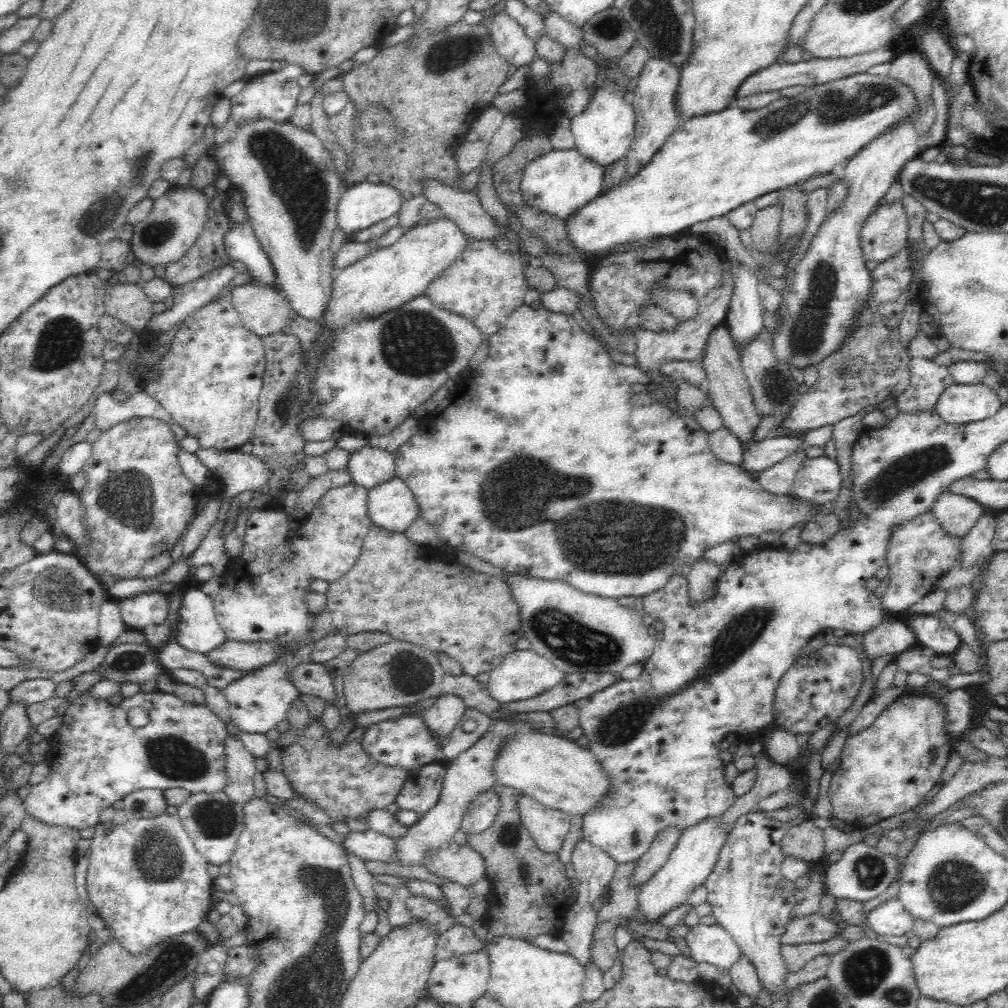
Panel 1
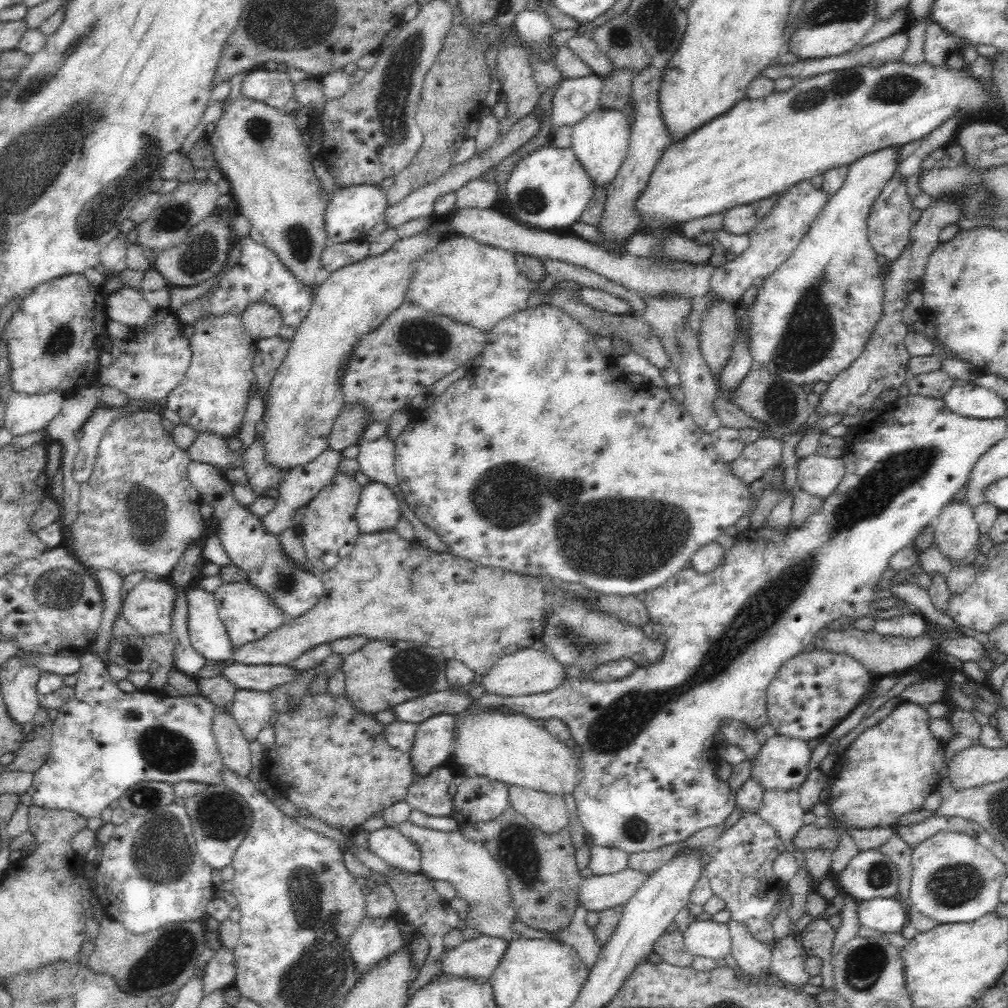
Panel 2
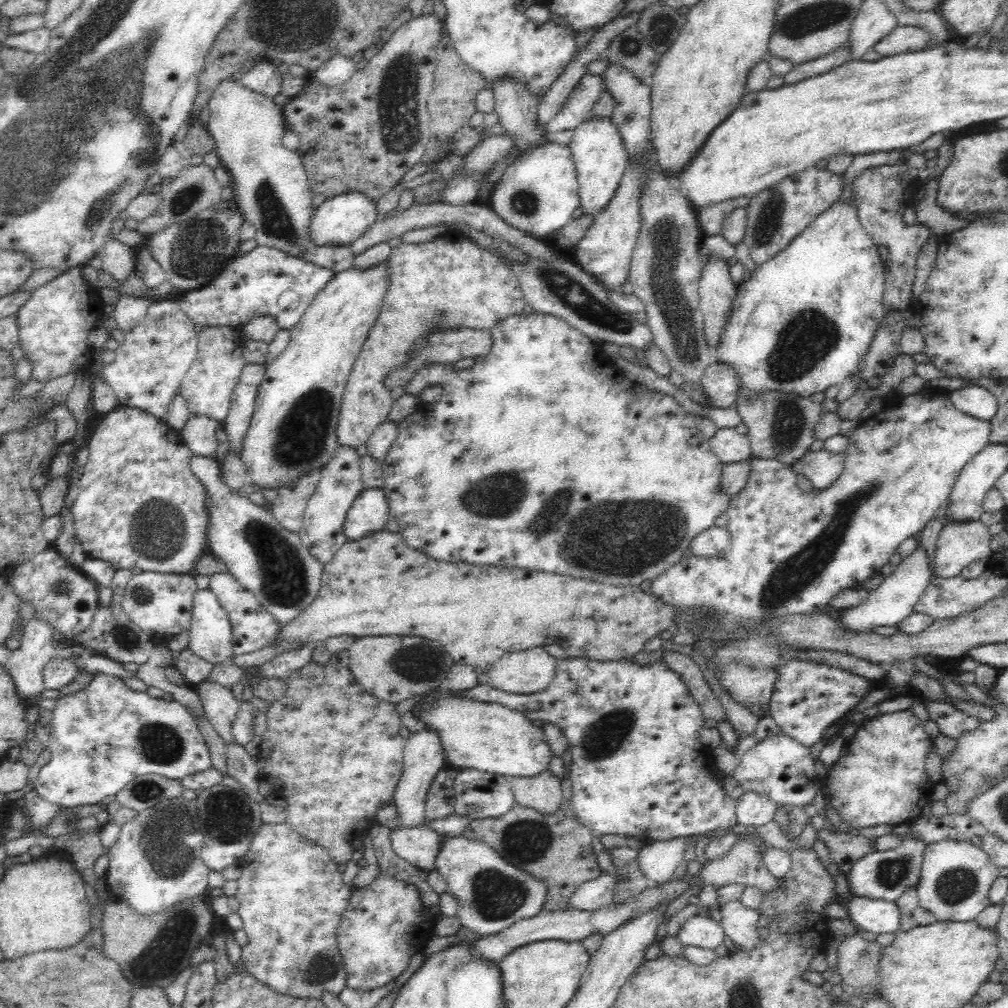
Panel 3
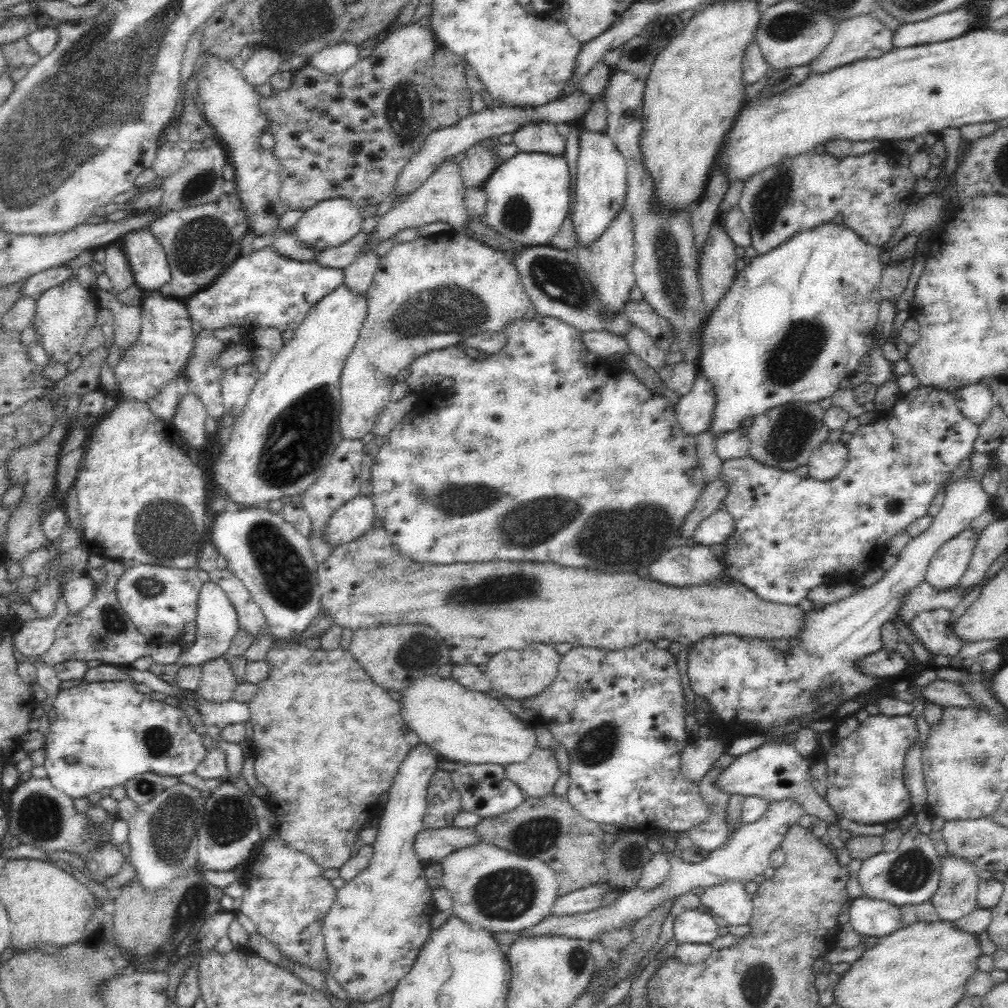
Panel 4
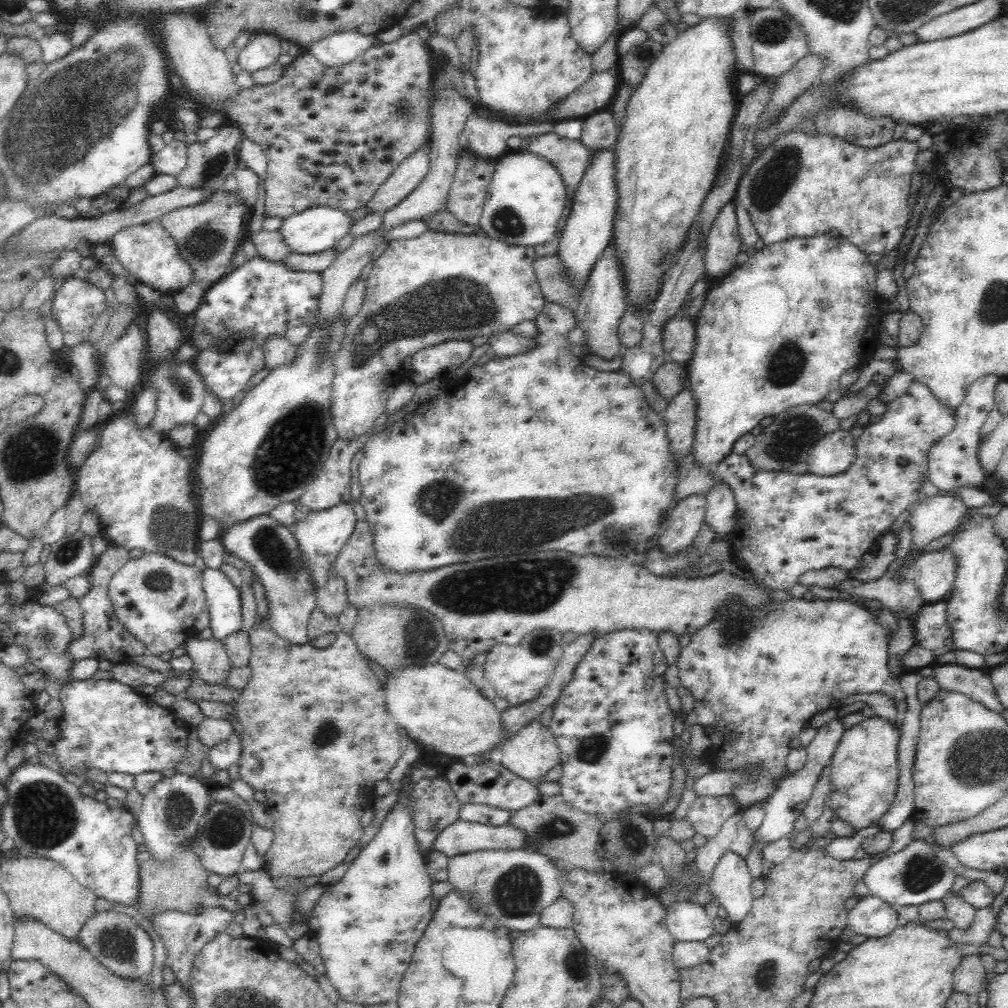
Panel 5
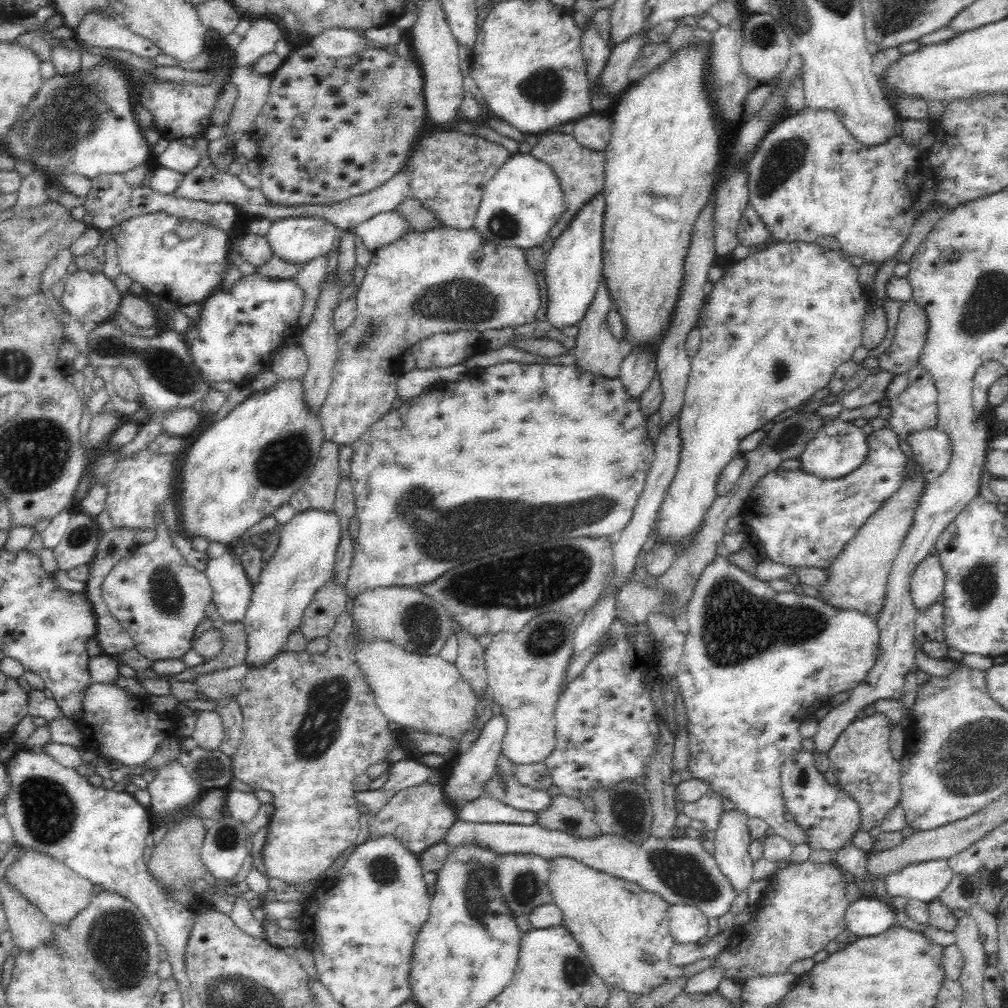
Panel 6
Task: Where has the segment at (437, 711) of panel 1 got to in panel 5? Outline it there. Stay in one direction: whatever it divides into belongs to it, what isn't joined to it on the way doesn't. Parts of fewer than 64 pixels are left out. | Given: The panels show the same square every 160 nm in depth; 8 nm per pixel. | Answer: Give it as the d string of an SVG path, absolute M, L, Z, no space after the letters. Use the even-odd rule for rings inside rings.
M416 760L416 762L408 768L403 780L402 789L404 790L401 790L401 794L399 795L400 798L396 802L396 805L386 812L386 815L378 828L378 832L376 832L376 834L372 837L372 840L370 840L370 842L368 842L368 844L360 851L358 858L356 858L356 860L348 866L348 872L344 874L344 877L337 883L330 883L326 886L325 891L320 895L317 904L314 905L312 912L310 912L311 917L307 920L307 925L311 931L310 934L318 941L321 956L326 967L327 976L331 980L331 984L338 991L340 999L348 1003L358 1005L380 1005L392 1001L393 999L396 1000L400 990L400 981L404 976L404 972L406 972L409 967L417 942L424 934L424 931L428 926L428 922L431 921L430 918L432 918L434 913L434 903L436 901L434 900L431 891L433 880L427 873L425 860L426 853L419 849L415 837L415 824L413 814L410 809L410 792L412 792L411 788L414 788L414 782L412 782L413 771L411 768L413 768L415 764L420 765L420 763L420 760Z

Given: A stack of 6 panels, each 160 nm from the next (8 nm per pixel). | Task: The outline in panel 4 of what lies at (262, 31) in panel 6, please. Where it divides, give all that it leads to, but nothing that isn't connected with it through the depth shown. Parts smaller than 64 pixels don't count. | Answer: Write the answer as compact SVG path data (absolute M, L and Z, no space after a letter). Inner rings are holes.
M256 47L241 68L244 78L256 88L268 84L272 75L280 70L281 54L272 48Z

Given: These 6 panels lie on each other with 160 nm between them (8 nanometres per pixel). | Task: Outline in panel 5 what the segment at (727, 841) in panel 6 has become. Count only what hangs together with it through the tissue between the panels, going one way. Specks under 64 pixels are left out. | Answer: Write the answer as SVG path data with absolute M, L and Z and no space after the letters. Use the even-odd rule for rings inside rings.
M725 852L714 868L708 891L724 908L732 923L739 923L750 912L754 897L750 893L753 881L745 858Z

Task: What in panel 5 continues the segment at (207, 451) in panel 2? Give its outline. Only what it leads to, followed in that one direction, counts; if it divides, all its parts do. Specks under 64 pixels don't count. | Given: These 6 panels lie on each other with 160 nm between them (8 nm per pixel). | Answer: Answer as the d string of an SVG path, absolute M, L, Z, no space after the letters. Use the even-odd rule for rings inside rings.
M174 359L164 361L144 370L144 378L146 378L147 385L154 385L156 393L158 393L156 416L149 422L150 428L156 432L167 433L175 426L194 423L194 419L201 412L204 397L208 391L199 372L193 365L184 362L178 366Z

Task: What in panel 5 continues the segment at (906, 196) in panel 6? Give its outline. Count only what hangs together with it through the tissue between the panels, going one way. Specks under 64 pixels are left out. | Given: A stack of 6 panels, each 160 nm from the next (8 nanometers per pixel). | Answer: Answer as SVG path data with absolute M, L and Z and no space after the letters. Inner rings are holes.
M800 129L786 133L783 137L775 140L763 153L760 153L755 158L749 167L745 170L745 173L740 178L739 185L735 192L734 202L741 204L750 215L752 224L758 233L758 238L762 239L765 246L770 246L786 239L798 236L818 236L824 234L832 228L836 228L838 232L848 241L852 242L852 245L860 248L866 255L870 254L882 254L886 255L893 250L899 243L901 243L904 237L904 231L906 230L906 222L908 222L908 215L911 213L911 208L908 205L908 194L910 194L910 180L912 174L915 172L915 160L916 154L918 154L917 141L910 142L905 138L894 140L886 144L874 147L864 148L856 145L852 145L842 138L832 137L830 135L823 135L817 133L816 136L809 136Z

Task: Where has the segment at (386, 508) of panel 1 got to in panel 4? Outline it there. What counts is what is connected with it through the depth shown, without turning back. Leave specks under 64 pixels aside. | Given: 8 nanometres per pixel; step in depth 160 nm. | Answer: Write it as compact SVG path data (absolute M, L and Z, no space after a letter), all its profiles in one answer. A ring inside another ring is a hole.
M358 495L340 505L328 520L323 534L332 548L336 548L367 533L378 525L375 506L370 496Z

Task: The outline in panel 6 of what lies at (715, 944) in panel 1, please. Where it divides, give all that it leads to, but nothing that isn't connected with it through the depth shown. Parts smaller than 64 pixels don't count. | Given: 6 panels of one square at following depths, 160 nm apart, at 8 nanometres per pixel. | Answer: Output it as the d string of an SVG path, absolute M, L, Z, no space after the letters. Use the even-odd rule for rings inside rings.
M672 904L667 910L667 917L674 942L688 944L705 941L709 918L696 905Z

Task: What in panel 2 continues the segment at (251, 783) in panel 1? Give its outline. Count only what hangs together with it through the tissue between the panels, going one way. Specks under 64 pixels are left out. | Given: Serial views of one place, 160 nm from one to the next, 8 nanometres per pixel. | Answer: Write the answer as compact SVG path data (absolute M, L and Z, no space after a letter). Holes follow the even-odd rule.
M215 706L212 731L217 741L223 767L239 778L249 778L253 770L249 741L244 737L234 717L224 707Z

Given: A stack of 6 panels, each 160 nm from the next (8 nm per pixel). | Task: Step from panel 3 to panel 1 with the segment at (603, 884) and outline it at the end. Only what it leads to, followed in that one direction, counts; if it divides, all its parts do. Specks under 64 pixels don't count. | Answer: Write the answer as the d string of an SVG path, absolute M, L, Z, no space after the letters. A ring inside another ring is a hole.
M668 826L656 834L650 848L637 861L633 876L629 878L630 889L640 882L646 882L668 861L683 830L677 826Z

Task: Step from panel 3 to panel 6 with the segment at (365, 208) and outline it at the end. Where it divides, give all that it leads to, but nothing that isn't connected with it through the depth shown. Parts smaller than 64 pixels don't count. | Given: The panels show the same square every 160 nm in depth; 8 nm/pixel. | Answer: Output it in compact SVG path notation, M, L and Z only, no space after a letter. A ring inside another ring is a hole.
M286 216L286 218L272 221L265 237L276 257L290 263L308 263L332 250L339 231L332 222L319 216Z

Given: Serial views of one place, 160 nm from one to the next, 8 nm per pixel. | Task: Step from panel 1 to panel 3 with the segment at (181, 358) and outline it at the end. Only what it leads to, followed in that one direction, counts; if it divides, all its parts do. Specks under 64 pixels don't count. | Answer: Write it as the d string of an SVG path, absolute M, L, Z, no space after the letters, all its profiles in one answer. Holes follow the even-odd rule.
M230 326L204 327L197 333L196 360L186 372L177 395L183 400L187 416L200 415L222 424L231 409L232 394L240 382L242 369L247 365L242 353L247 338Z

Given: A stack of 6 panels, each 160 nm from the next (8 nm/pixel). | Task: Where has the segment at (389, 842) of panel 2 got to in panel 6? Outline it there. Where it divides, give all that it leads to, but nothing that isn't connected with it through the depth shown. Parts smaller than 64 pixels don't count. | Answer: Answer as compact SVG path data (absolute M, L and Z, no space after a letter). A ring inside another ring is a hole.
M457 819L442 841L450 849L462 845L480 845L499 855L532 853L548 860L572 858L605 874L635 882L671 905L696 905L709 919L726 914L737 896L732 883L721 874L713 856L700 845L701 839L690 839L687 835L685 838L672 836L669 839L656 839L650 835L641 845L636 845L618 835L601 834L591 839L578 838L562 831L542 828L536 823L490 824Z

